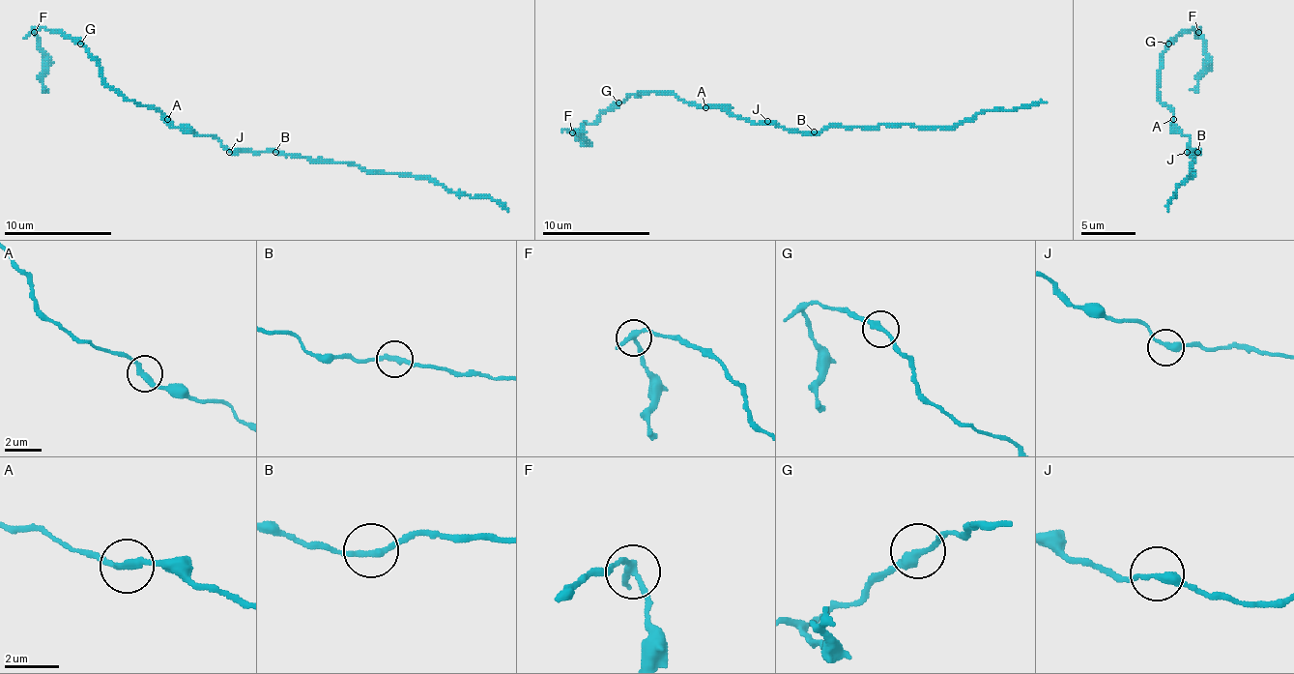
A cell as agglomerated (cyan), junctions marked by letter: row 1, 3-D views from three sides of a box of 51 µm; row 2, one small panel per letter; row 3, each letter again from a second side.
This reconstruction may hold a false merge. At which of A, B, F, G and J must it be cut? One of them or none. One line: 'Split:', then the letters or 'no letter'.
Split: F

